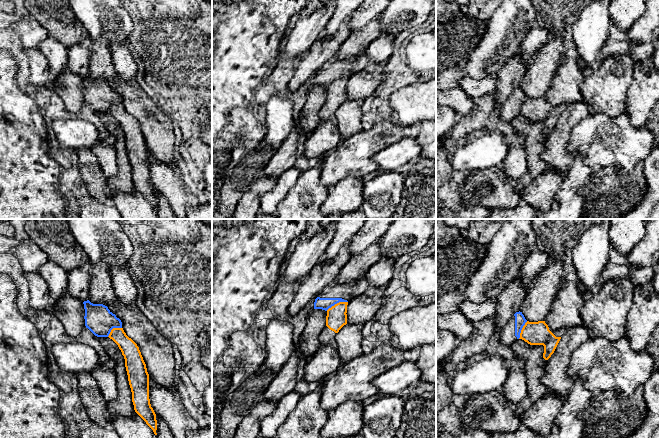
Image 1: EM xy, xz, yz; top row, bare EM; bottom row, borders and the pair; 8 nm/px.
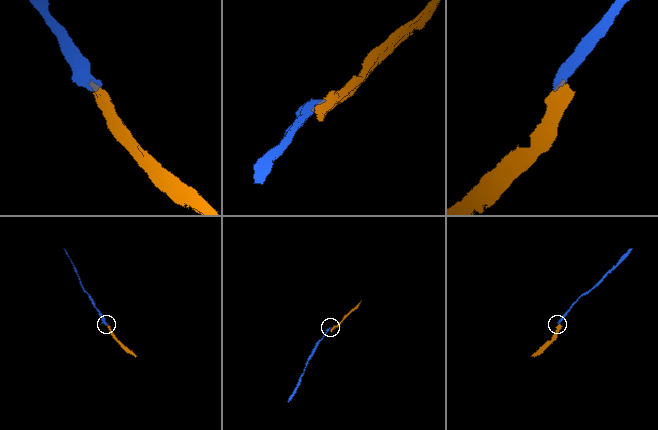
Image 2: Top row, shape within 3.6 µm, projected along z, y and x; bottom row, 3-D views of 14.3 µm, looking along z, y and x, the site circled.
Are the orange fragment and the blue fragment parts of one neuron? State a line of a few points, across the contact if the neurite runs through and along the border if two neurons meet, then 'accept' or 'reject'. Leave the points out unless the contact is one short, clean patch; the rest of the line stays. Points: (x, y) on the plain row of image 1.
xz (347, 77), (339, 77), (326, 86) | reject

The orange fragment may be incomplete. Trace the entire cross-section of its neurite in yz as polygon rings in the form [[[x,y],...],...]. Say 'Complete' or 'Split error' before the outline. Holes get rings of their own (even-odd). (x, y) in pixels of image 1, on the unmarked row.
Split error. [[[527,97],[521,106],[519,115],[524,116],[530,121],[543,121],[543,134],[548,136],[554,129],[564,108],[565,105],[553,107],[545,97]]]

